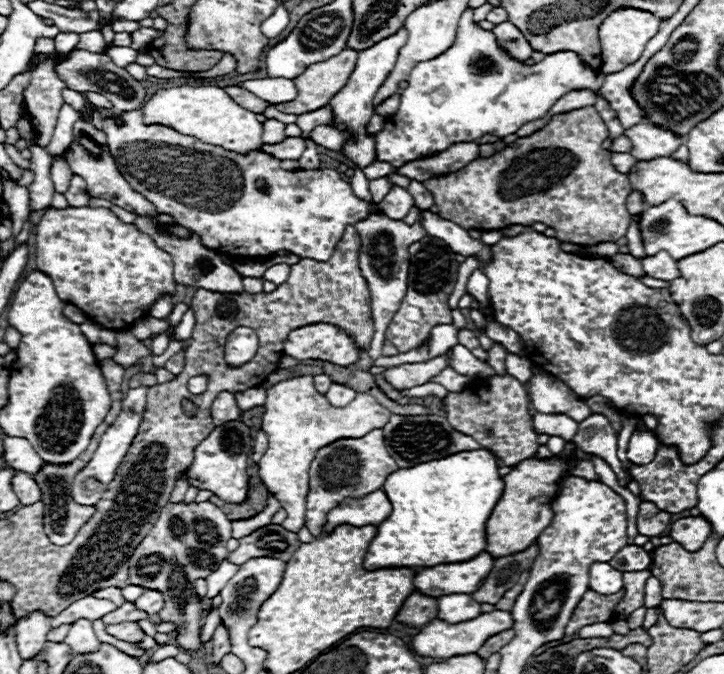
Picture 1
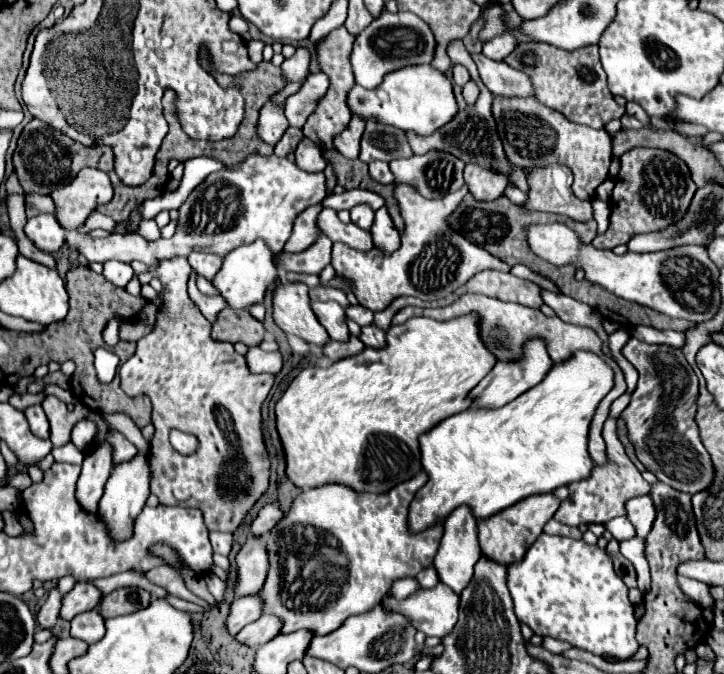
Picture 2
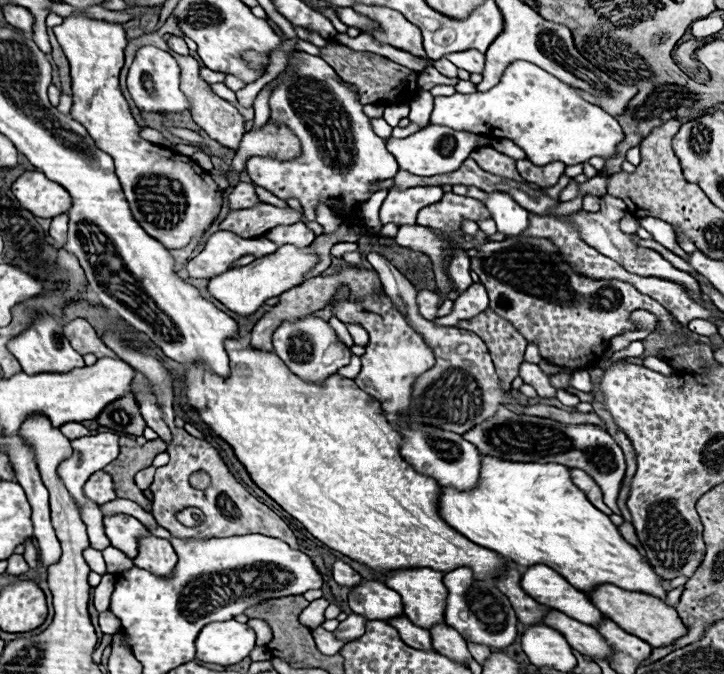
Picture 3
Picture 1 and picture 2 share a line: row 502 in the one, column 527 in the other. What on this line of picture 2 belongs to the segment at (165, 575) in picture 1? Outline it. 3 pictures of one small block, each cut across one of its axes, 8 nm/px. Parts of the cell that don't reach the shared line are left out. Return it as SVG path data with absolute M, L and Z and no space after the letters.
M564 164L528 168L528 188L528 200L522 204L528 212L560 214L576 222L588 222L594 218L592 202L574 196L572 170Z

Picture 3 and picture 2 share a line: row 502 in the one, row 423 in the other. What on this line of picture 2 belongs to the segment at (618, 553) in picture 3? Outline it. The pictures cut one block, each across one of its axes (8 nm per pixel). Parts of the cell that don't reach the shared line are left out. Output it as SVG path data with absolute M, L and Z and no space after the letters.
M576 352L566 362L556 364L548 376L502 408L470 408L450 416L420 436L422 466L428 472L428 482L418 490L410 504L408 524L412 532L422 532L438 520L446 518L460 504L468 504L476 518L488 518L522 498L542 492L554 492L560 486L588 478L594 462L588 454L588 430L592 416L604 396L614 388L614 370L592 352Z

